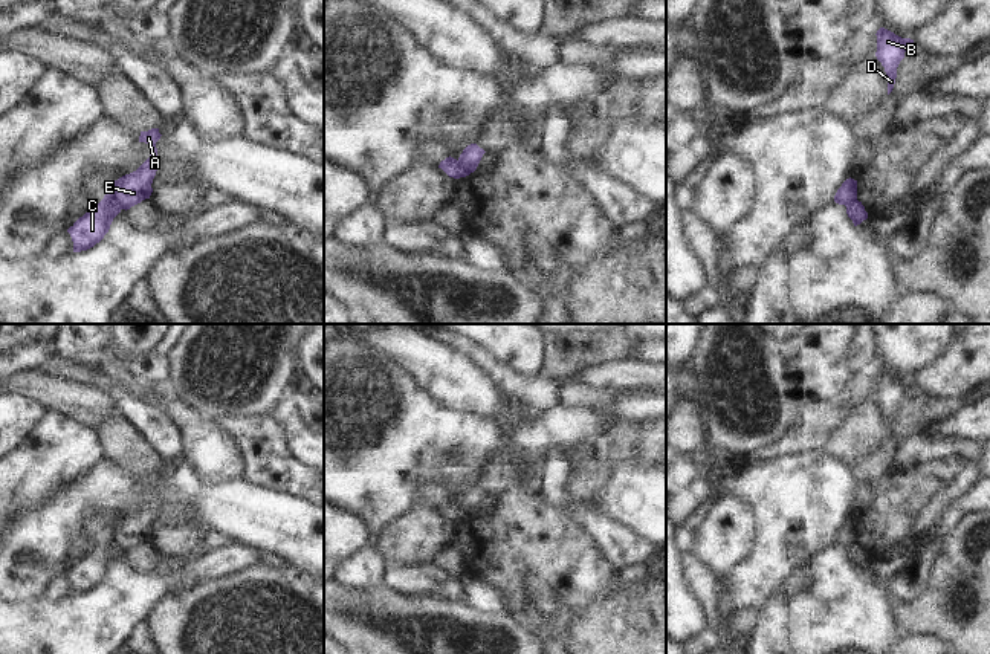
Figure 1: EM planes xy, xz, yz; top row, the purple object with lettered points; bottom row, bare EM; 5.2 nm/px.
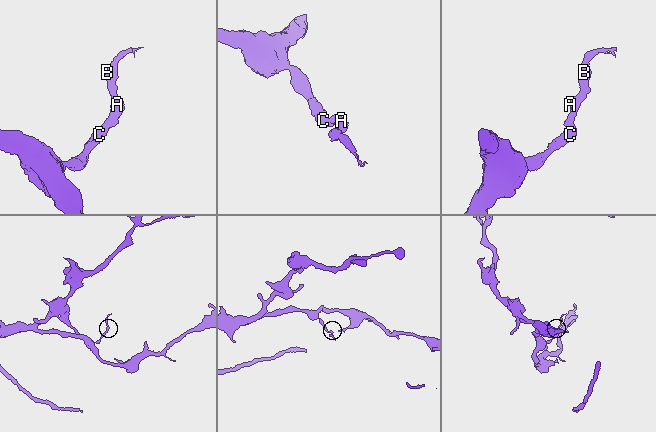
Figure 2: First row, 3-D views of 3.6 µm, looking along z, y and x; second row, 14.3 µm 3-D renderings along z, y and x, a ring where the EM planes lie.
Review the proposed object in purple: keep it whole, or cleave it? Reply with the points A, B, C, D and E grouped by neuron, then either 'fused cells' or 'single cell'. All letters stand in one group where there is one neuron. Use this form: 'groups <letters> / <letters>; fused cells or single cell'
groups A B D E / C; fused cells

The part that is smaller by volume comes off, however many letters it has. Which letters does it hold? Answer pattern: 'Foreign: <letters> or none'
Foreign: A, B, D, E.

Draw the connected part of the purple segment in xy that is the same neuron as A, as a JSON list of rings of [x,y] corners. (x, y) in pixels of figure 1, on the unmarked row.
[[[159,471],[141,474],[139,484],[150,487],[150,500],[136,513],[119,520],[108,530],[107,538],[115,542],[121,552],[127,553],[142,542],[150,541],[153,535],[151,526],[160,506],[156,490],[160,478]]]

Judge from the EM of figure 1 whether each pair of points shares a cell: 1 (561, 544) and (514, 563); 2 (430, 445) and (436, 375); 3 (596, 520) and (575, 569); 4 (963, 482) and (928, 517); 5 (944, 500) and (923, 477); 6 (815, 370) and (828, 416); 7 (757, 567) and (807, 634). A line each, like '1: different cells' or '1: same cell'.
1: same cell
2: different cells
3: different cells
4: same cell
5: different cells
6: different cells
7: different cells

